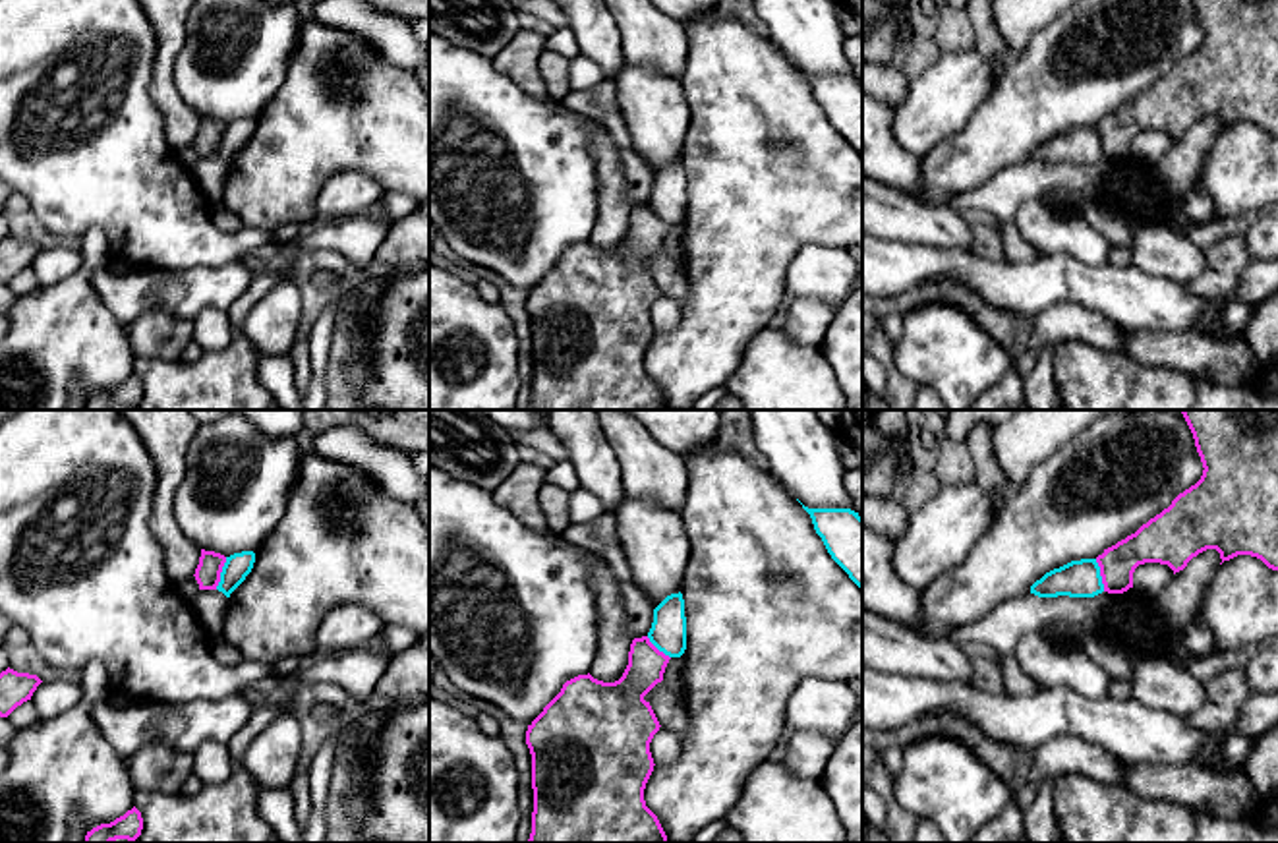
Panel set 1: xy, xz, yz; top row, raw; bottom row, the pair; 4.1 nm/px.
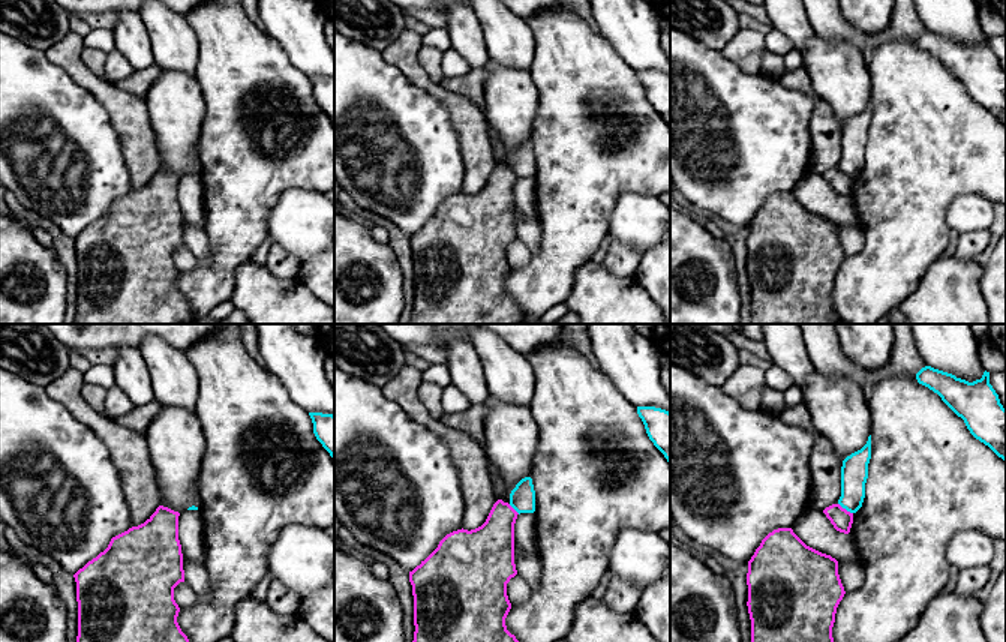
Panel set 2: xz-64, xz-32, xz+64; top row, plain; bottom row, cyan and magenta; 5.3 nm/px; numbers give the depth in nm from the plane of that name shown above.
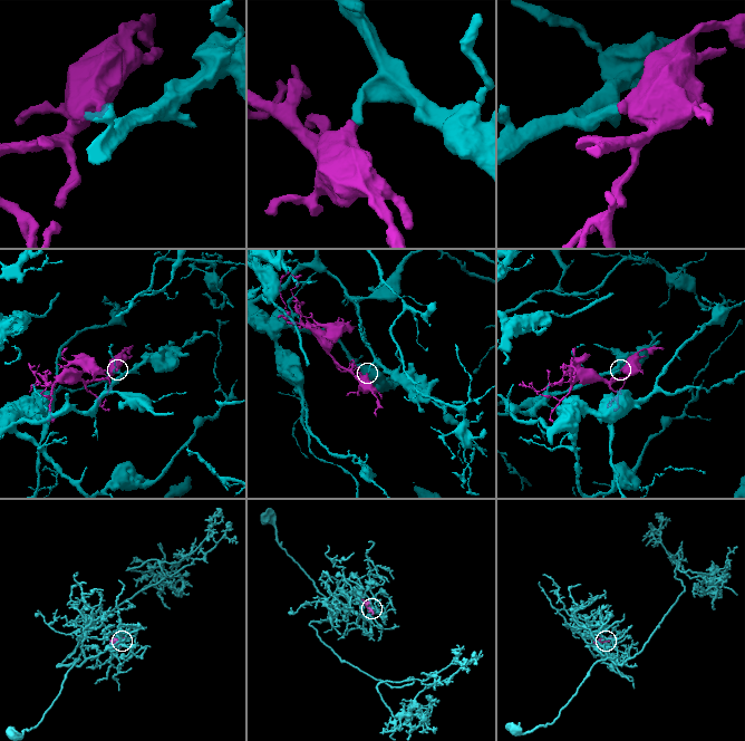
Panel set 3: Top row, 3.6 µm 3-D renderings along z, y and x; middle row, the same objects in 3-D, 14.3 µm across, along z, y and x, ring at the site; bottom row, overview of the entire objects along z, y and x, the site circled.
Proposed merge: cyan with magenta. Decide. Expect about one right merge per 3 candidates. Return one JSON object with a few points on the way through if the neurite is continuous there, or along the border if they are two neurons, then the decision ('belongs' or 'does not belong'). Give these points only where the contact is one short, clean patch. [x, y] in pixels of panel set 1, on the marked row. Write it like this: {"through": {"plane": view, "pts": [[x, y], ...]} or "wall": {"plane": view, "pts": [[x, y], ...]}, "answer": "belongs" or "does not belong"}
{"wall": {"plane": "xy", "pts": [[227, 557], [215, 588]]}, "answer": "does not belong"}

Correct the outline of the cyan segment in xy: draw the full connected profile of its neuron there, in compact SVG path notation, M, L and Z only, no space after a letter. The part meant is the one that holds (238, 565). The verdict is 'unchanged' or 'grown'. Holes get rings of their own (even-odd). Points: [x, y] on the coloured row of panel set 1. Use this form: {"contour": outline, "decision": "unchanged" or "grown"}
{"contour": "M242 551L226 557L226 563L220 572L220 582L217 586L226 597L246 580L255 563L253 551Z", "decision": "unchanged"}

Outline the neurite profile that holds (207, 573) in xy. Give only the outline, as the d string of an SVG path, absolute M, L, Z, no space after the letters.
M201 549L195 580L199 590L217 590L226 557L215 551Z

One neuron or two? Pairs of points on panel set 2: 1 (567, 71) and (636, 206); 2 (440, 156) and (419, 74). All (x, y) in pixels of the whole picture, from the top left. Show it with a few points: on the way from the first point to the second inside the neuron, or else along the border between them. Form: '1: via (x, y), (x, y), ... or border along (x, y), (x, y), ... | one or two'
1: border along (654, 194), (622, 192), (610, 212), (609, 222) | two
2: border along (396, 66), (413, 83), (431, 92), (450, 111) | two

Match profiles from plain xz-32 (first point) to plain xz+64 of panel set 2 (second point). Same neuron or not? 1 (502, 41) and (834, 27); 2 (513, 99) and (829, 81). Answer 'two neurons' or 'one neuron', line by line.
1: one neuron
2: one neuron

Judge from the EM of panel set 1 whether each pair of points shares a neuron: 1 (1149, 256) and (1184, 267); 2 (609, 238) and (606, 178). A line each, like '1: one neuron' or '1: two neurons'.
1: one neuron
2: one neuron

